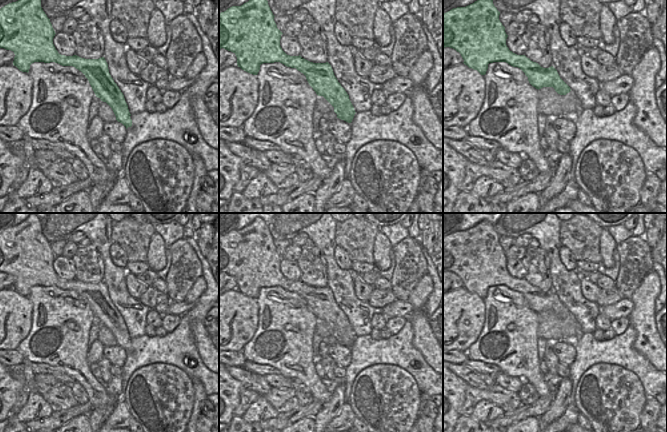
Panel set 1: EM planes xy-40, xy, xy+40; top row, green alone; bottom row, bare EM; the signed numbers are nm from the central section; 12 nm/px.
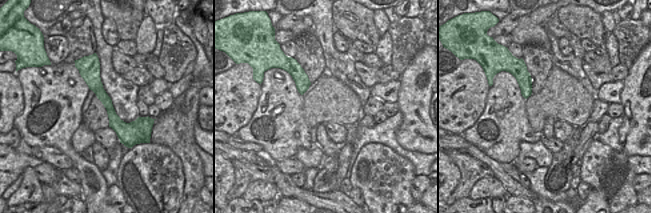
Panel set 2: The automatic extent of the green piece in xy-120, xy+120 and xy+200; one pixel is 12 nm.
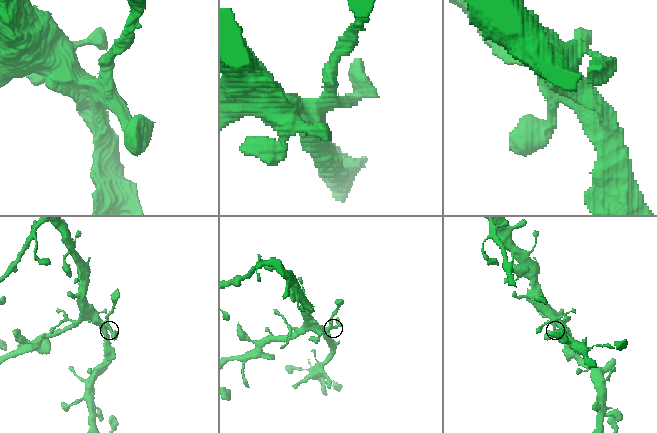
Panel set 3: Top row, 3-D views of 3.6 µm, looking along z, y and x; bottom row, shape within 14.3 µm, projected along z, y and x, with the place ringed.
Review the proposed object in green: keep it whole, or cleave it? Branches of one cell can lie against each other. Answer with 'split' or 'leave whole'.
split

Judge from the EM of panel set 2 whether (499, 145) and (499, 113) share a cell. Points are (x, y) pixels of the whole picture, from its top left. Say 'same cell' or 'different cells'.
same cell

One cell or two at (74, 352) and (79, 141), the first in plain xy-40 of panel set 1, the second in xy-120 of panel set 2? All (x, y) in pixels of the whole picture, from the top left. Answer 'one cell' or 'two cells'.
two cells

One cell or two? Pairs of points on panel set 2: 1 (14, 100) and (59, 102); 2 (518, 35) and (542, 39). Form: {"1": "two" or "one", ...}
{"1": "two", "2": "one"}

